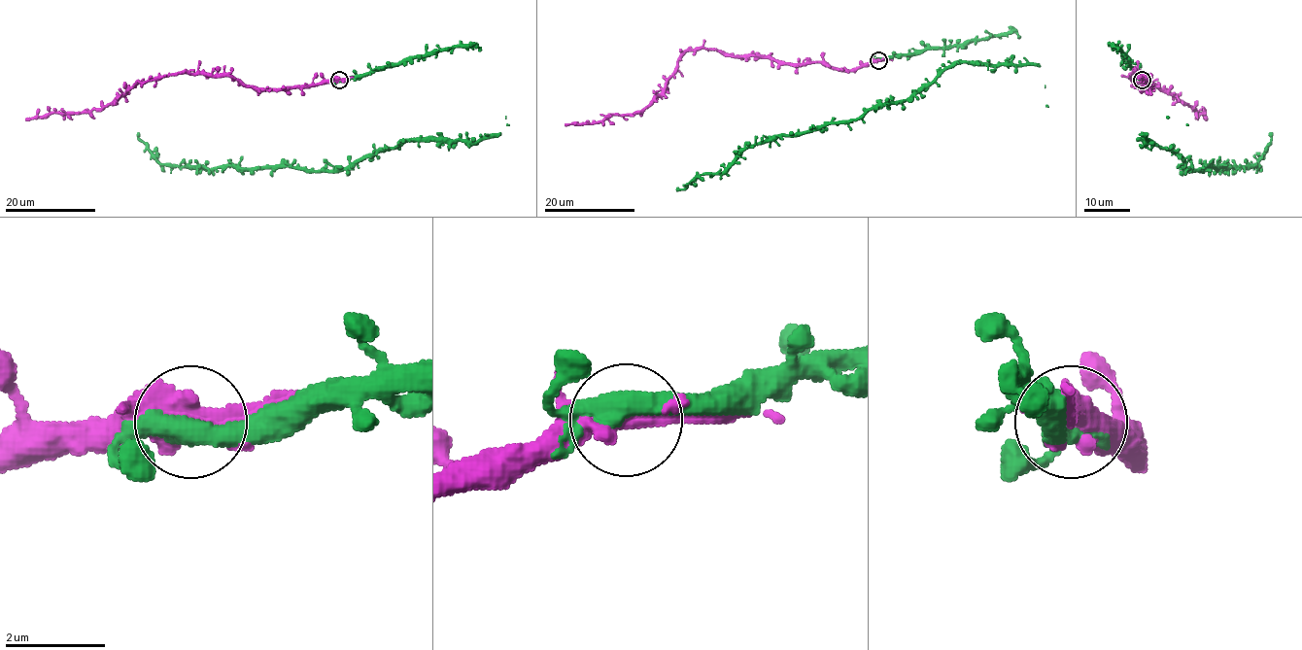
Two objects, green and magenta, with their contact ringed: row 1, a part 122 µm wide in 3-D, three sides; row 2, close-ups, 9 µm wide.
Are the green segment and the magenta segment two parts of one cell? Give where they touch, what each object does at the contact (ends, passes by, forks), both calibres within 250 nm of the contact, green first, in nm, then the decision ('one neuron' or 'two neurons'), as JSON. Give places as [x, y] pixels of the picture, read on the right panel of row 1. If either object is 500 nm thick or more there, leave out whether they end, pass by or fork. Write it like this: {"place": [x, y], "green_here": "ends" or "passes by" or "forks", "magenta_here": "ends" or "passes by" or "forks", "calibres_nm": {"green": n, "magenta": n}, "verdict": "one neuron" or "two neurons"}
{"place": [1142, 80], "green_here": "passes by", "magenta_here": "forks", "calibres_nm": {"green": 440, "magenta": 360}, "verdict": "one neuron"}

